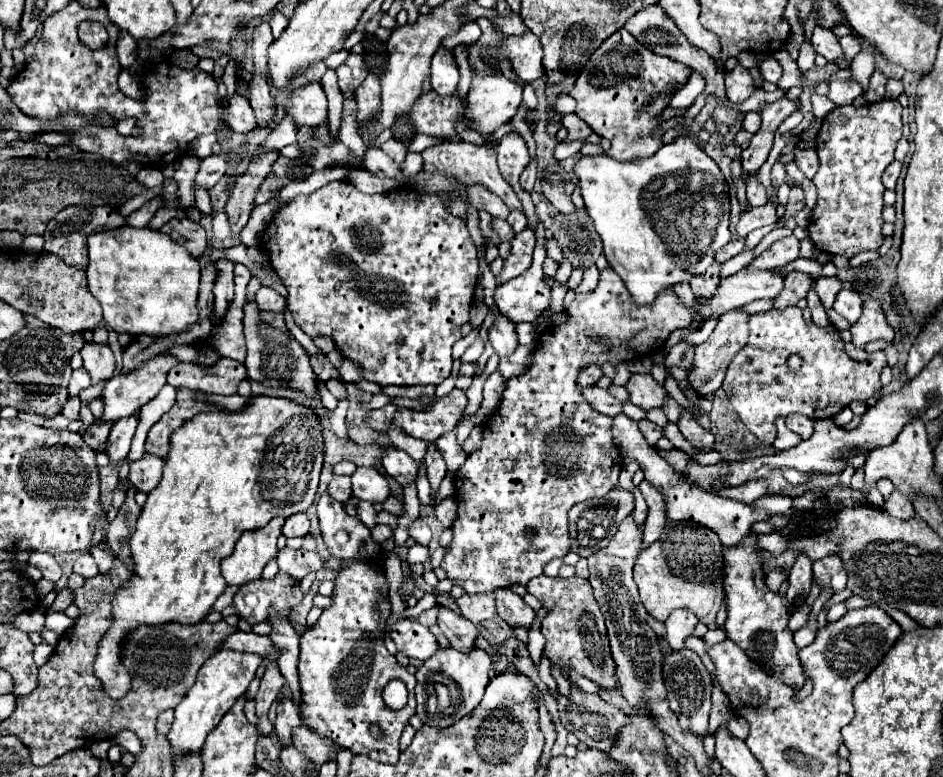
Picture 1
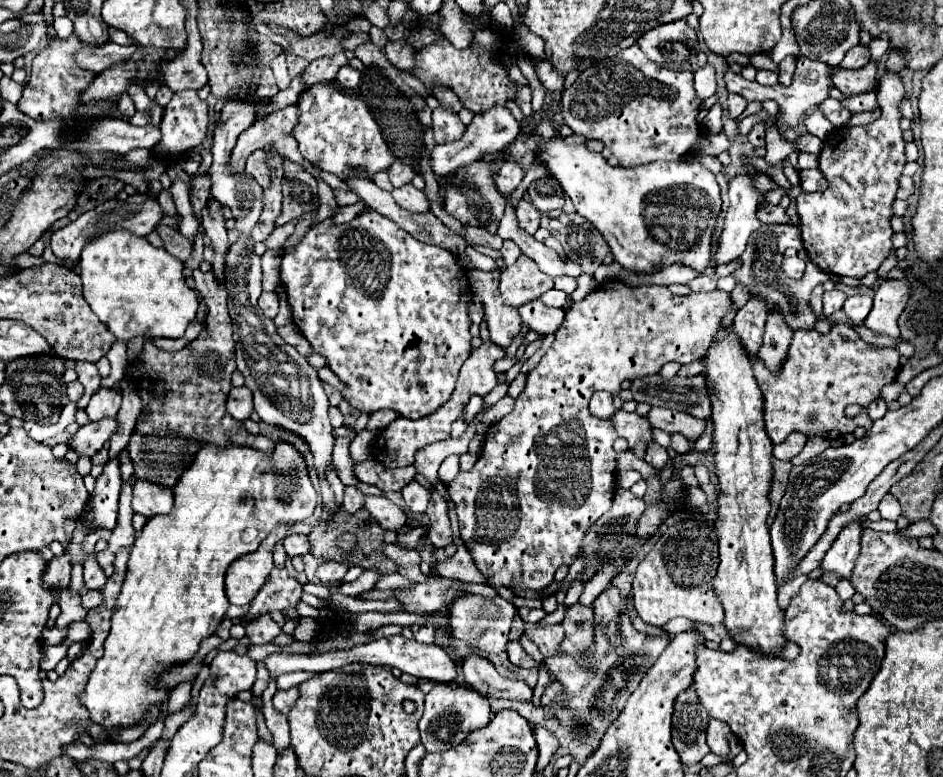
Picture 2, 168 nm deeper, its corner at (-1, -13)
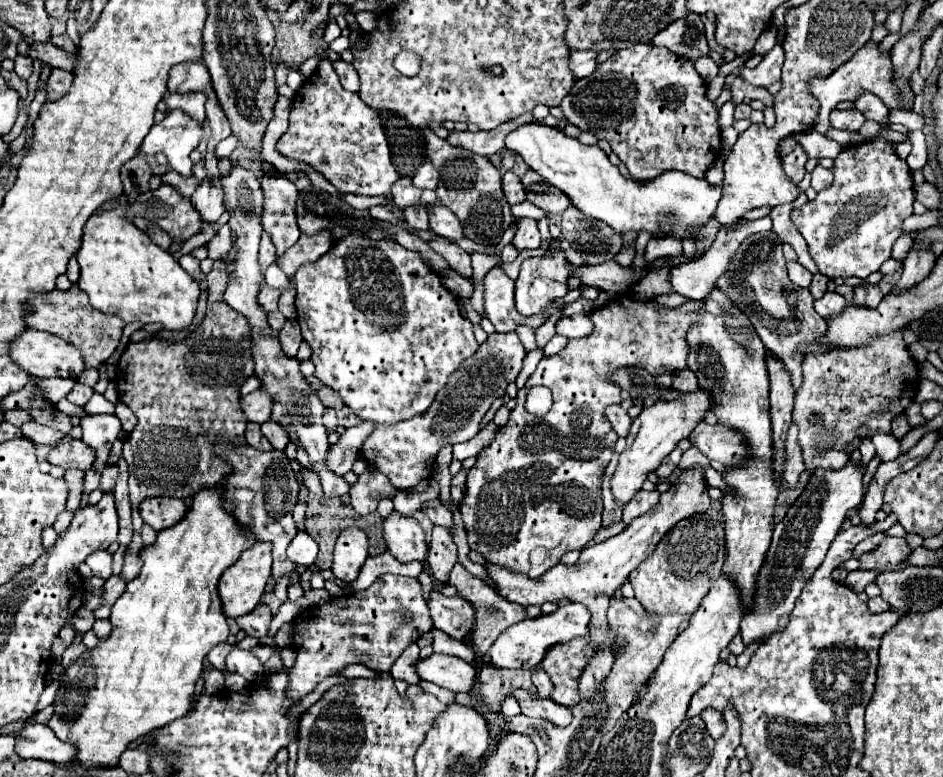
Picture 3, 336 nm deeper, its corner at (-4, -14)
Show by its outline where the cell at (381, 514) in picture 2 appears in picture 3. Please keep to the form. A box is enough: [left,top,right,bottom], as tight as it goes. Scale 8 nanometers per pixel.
[384,510,426,562]

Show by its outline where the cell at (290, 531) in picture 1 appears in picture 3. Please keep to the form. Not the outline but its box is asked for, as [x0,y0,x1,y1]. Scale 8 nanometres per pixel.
[288,530,318,568]

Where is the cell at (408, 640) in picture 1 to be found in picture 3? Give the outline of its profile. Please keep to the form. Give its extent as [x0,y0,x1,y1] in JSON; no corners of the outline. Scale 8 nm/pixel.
[414,654,476,692]

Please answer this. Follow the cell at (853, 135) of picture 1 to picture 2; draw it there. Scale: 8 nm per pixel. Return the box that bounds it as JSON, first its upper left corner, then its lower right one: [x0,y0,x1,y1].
[795,71,907,279]

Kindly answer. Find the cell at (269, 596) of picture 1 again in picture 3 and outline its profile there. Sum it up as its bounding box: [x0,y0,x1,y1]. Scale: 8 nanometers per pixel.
[224,446,300,584]

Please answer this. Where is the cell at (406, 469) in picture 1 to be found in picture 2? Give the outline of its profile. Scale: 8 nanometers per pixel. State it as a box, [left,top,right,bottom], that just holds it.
[401,481,431,513]

